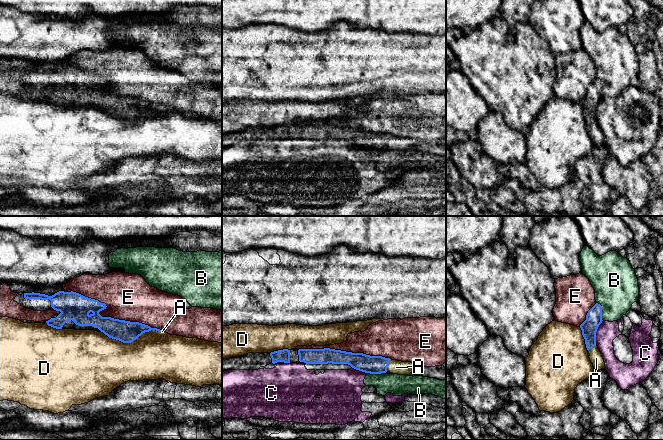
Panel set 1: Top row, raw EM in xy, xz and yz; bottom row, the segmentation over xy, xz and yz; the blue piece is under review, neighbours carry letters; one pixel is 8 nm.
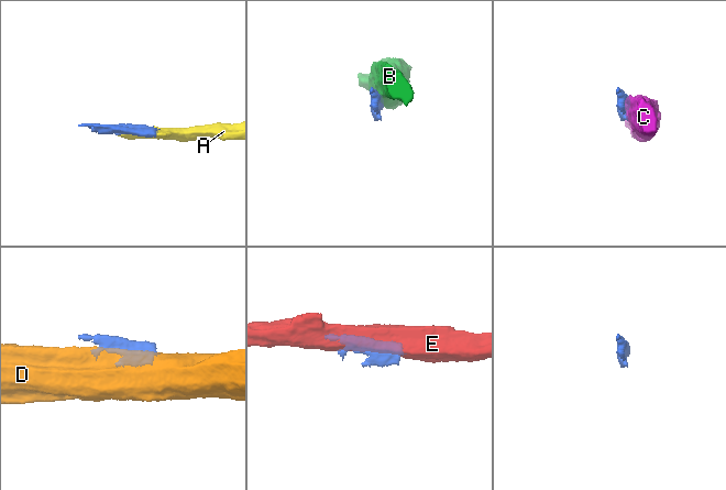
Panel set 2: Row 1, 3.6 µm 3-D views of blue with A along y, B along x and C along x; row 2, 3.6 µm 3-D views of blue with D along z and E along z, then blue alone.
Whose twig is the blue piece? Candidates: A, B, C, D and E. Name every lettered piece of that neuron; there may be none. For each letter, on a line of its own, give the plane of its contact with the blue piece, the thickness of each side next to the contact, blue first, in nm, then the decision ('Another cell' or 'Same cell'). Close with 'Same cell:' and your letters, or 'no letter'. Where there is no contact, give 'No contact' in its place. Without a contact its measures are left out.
A: Touches blue in xz. Thickness 140 nm (blue) against 110 nm. Same cell
B: Touches blue in yz. Thickness 130 nm (blue) against 360 nm. Another cell
C: Touches blue in yz. Thickness 130 nm (blue) against 160 nm. Another cell
D: Touches blue in xy. Thickness 180 nm (blue) against 380 nm. Another cell
E: Touches blue in xy. Thickness 220 nm (blue) against 380 nm. Another cell
Same cell: A

